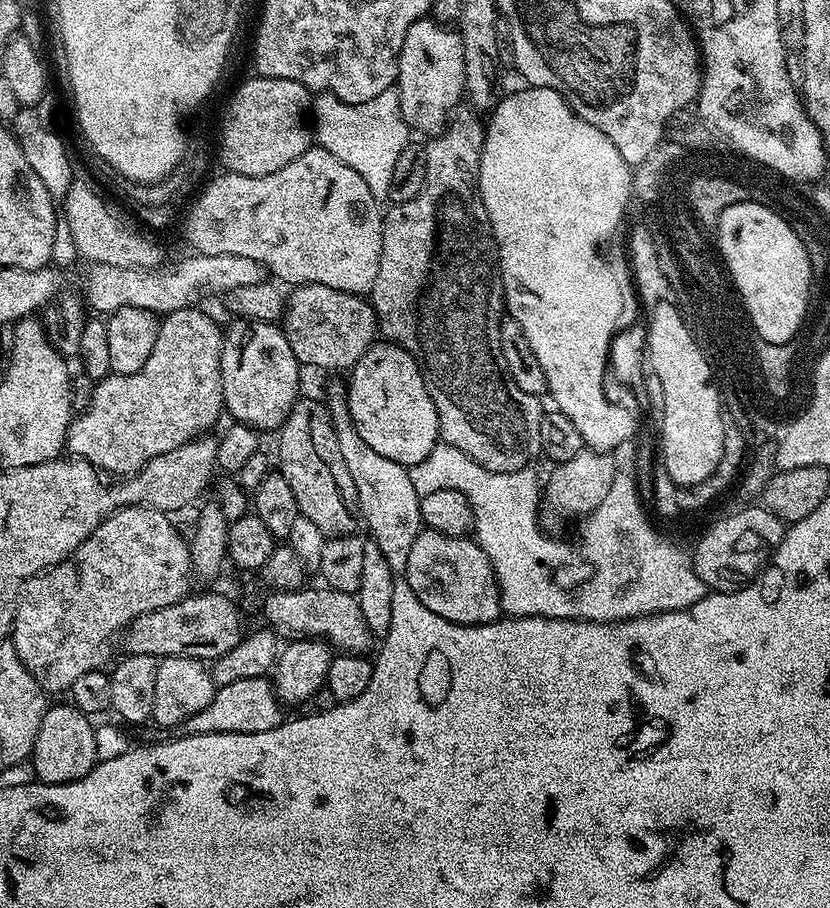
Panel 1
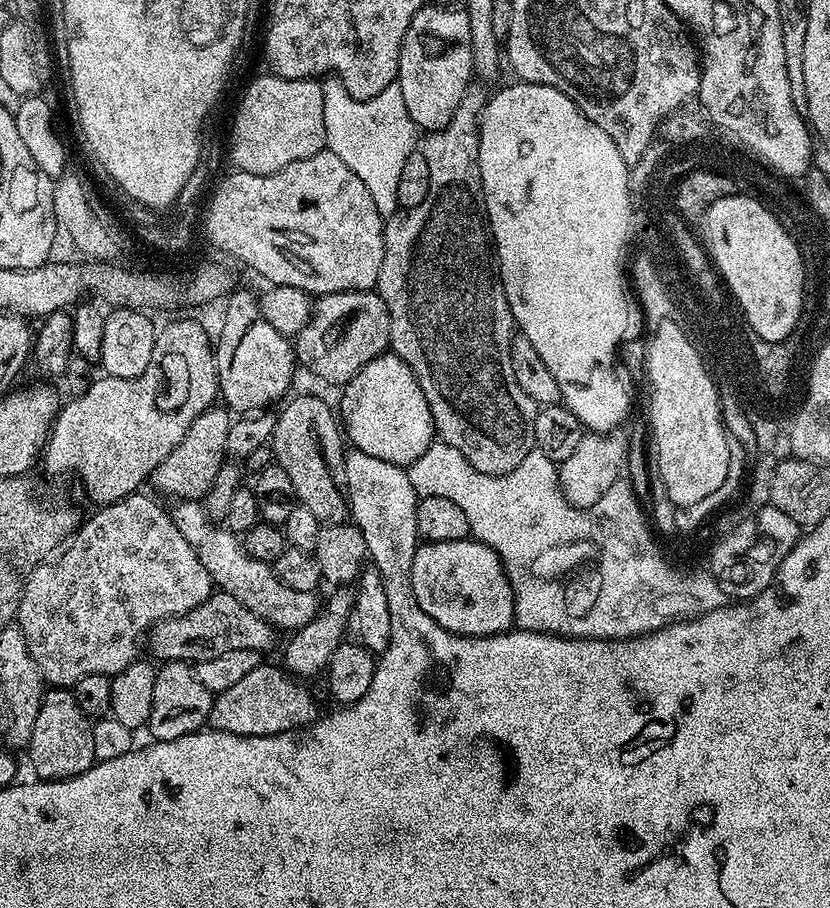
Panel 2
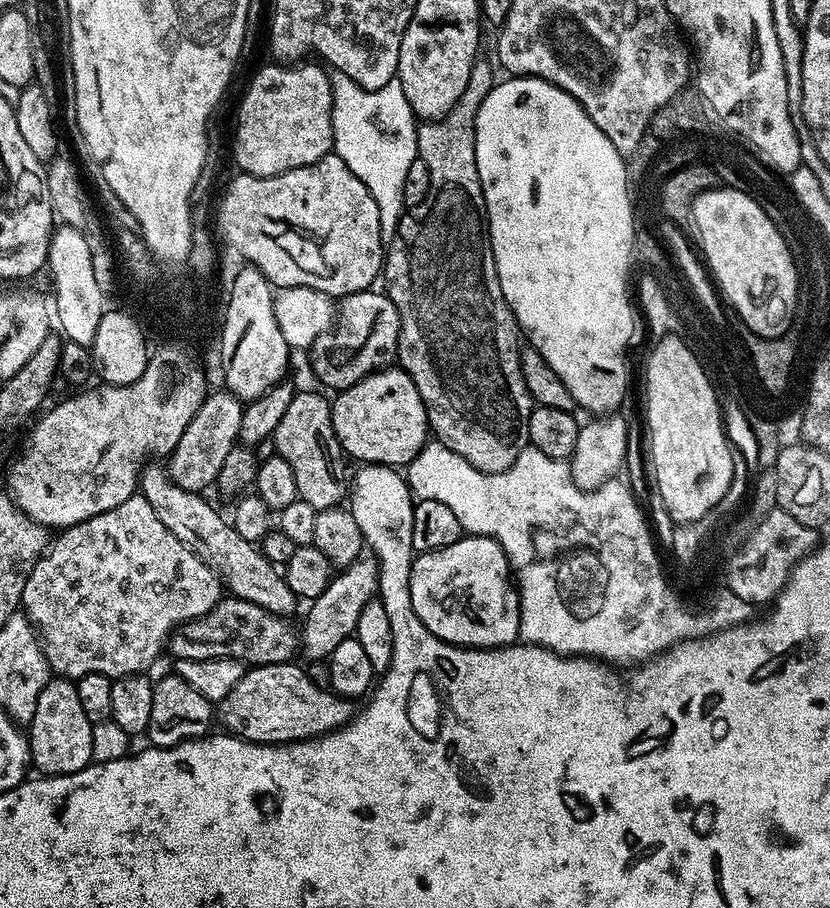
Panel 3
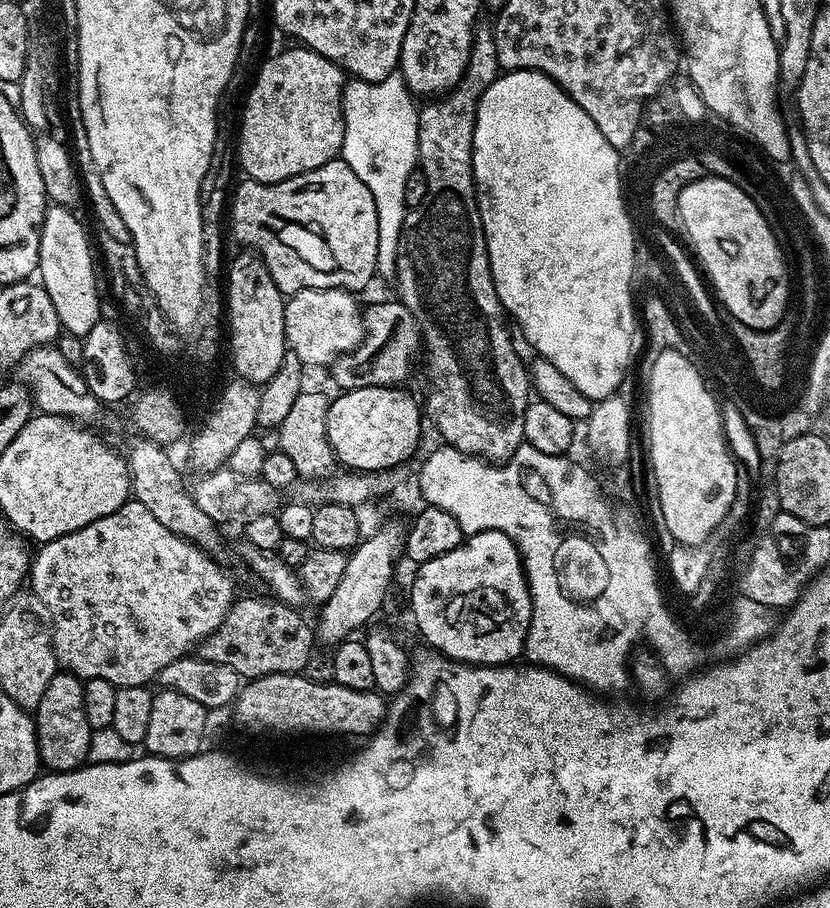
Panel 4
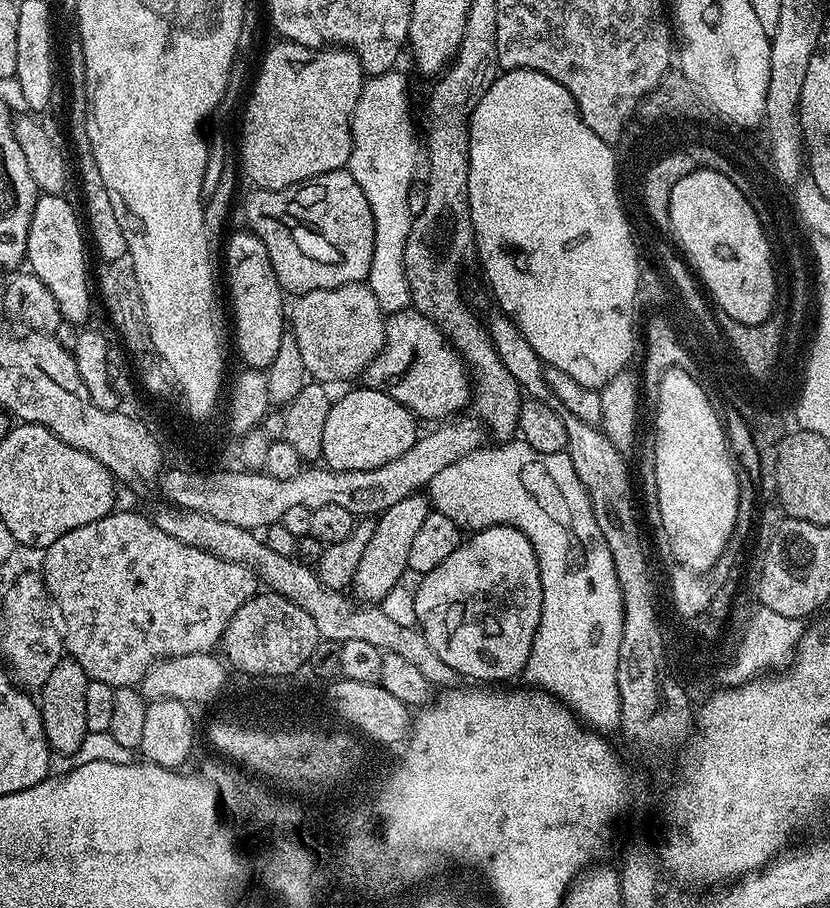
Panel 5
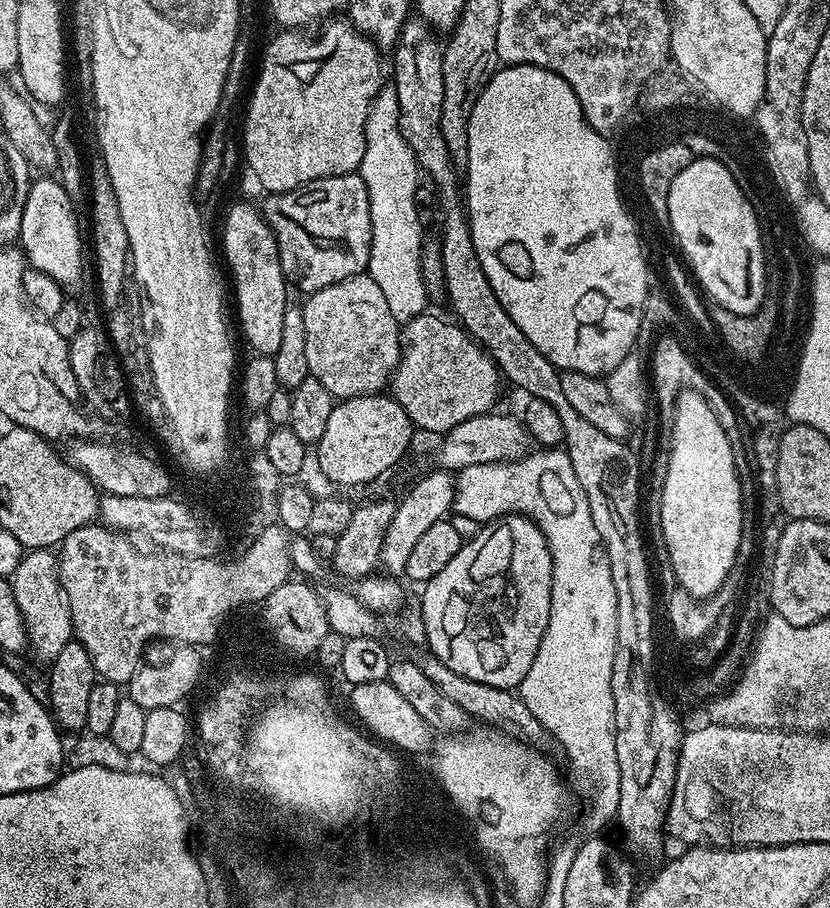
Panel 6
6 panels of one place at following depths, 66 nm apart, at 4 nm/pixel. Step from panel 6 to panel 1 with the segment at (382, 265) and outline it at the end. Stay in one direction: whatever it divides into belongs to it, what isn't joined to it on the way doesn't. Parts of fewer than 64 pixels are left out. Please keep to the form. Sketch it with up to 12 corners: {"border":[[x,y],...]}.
{"border":[[398,89],[315,97],[315,143],[387,201],[410,142]]}

